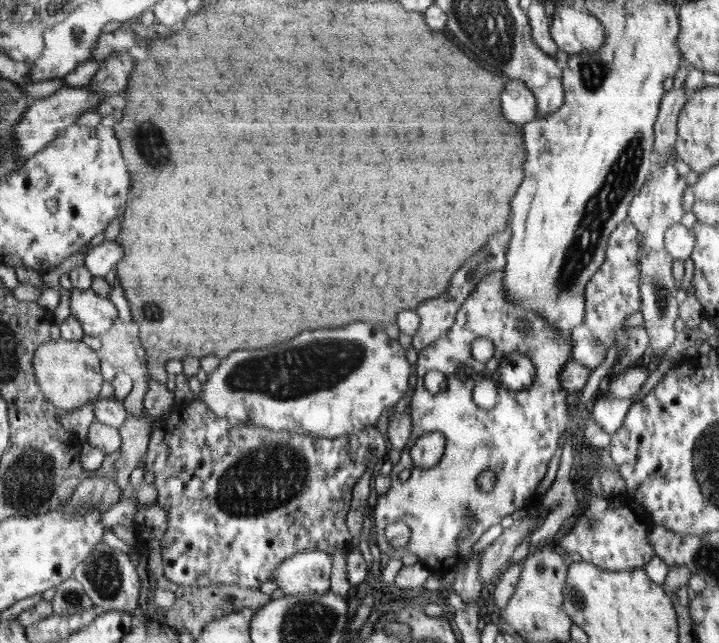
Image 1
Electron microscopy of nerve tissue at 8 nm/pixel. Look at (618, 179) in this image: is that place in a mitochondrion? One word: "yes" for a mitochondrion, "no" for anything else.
yes

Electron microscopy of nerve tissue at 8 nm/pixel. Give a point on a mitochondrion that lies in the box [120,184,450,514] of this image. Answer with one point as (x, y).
(317, 364)

